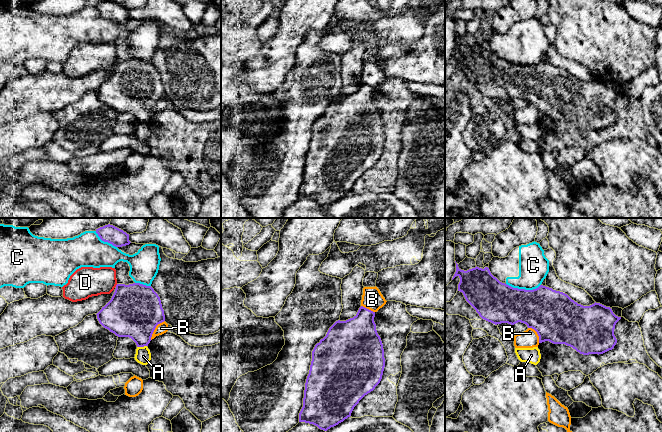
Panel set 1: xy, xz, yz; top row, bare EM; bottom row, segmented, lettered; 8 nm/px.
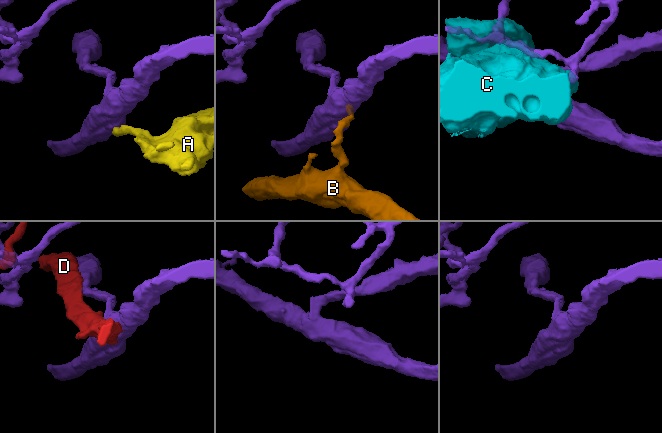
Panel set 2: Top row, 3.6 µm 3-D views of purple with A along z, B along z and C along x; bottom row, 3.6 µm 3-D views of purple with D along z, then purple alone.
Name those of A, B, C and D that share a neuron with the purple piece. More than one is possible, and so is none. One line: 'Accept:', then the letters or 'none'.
Accept: none

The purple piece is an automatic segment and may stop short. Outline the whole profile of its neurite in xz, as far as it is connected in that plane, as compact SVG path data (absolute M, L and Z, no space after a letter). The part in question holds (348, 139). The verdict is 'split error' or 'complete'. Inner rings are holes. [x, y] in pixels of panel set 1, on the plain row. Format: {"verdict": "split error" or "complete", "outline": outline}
{"verdict": "complete", "outline": "M361 82L357 90L346 97L336 97L326 112L312 127L312 137L305 159L303 183L299 198L305 198L327 207L351 192L354 183L380 159L385 143L384 125L374 98L375 88Z"}

